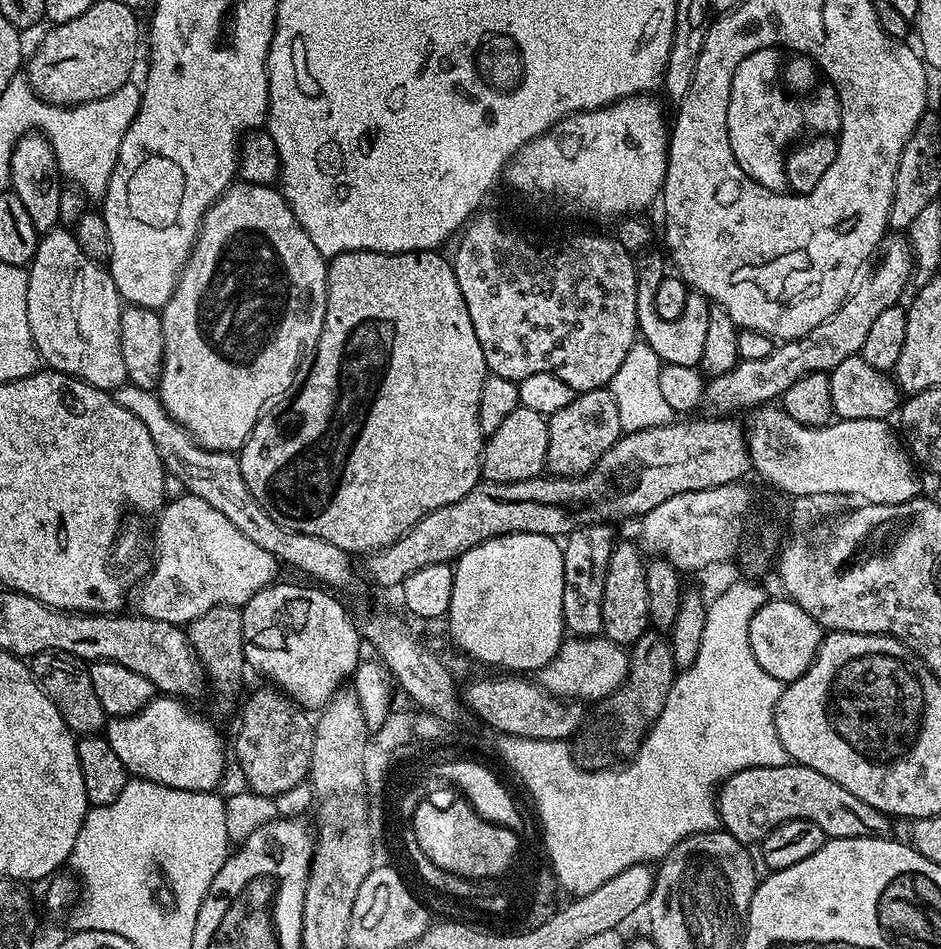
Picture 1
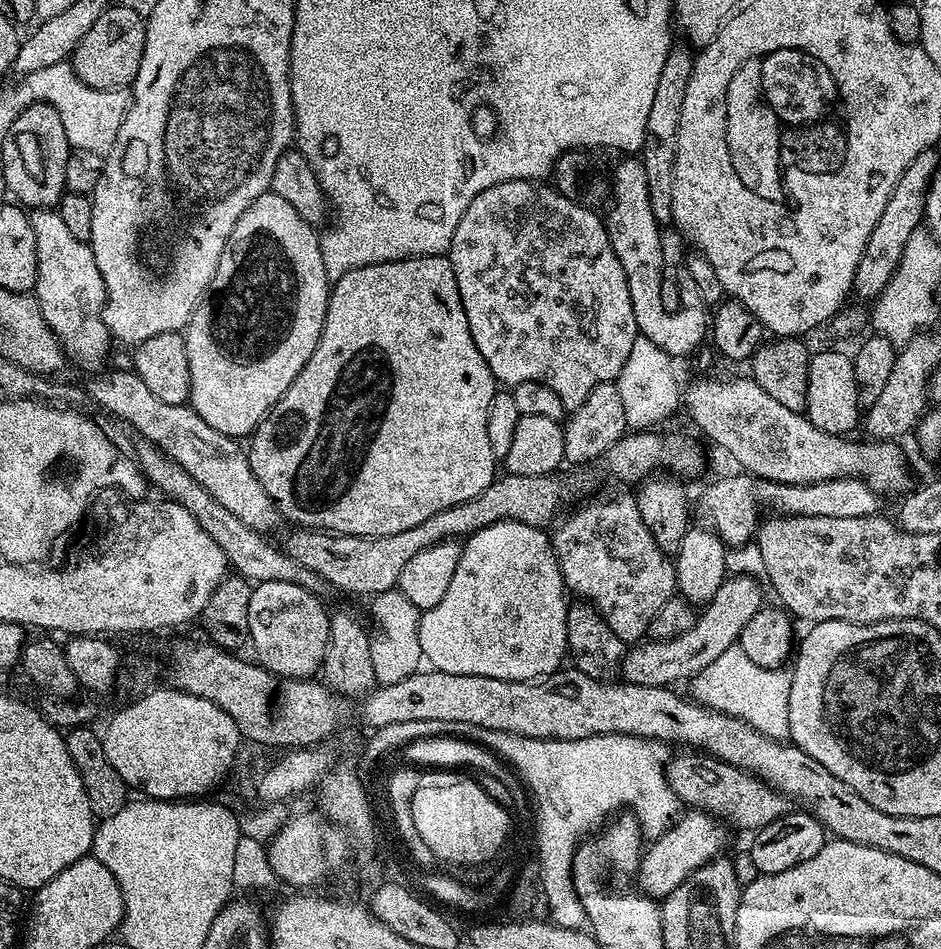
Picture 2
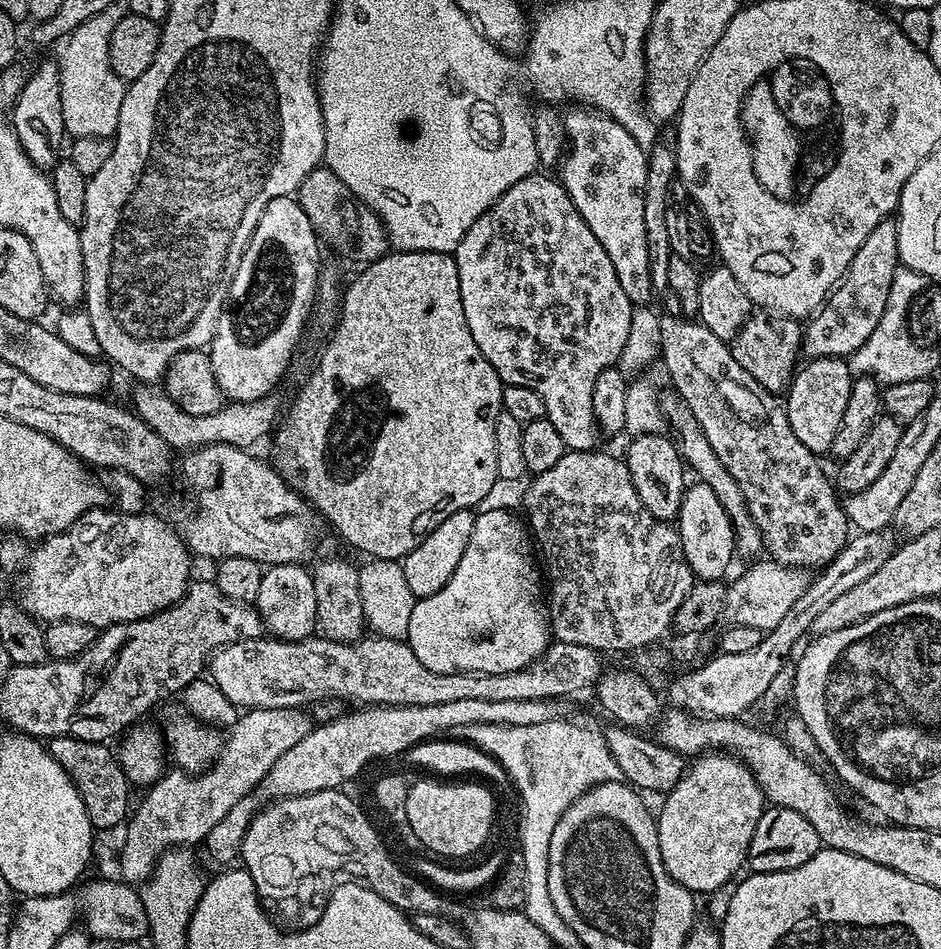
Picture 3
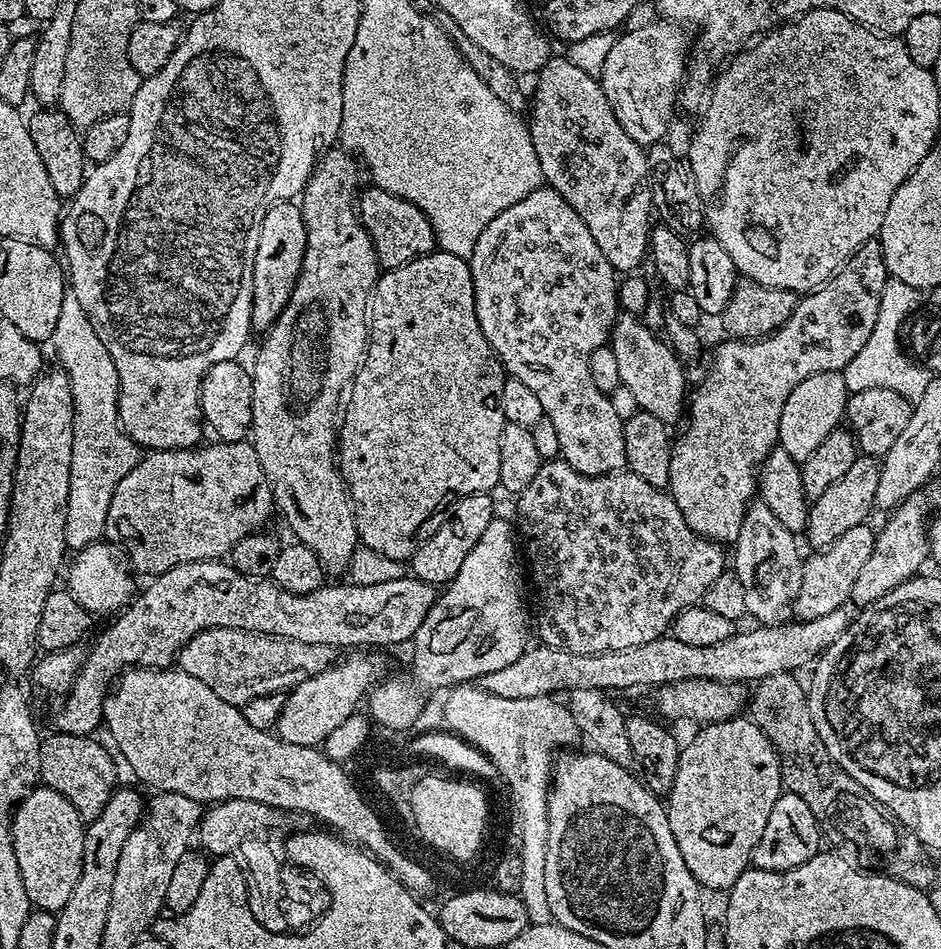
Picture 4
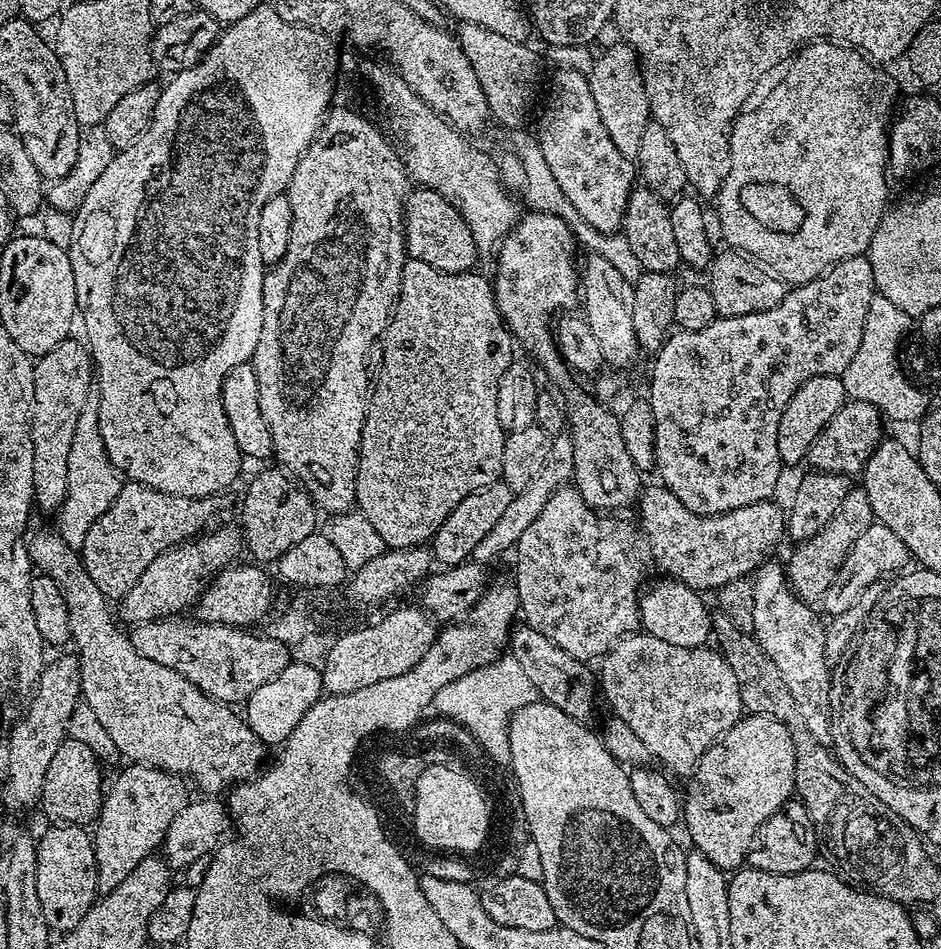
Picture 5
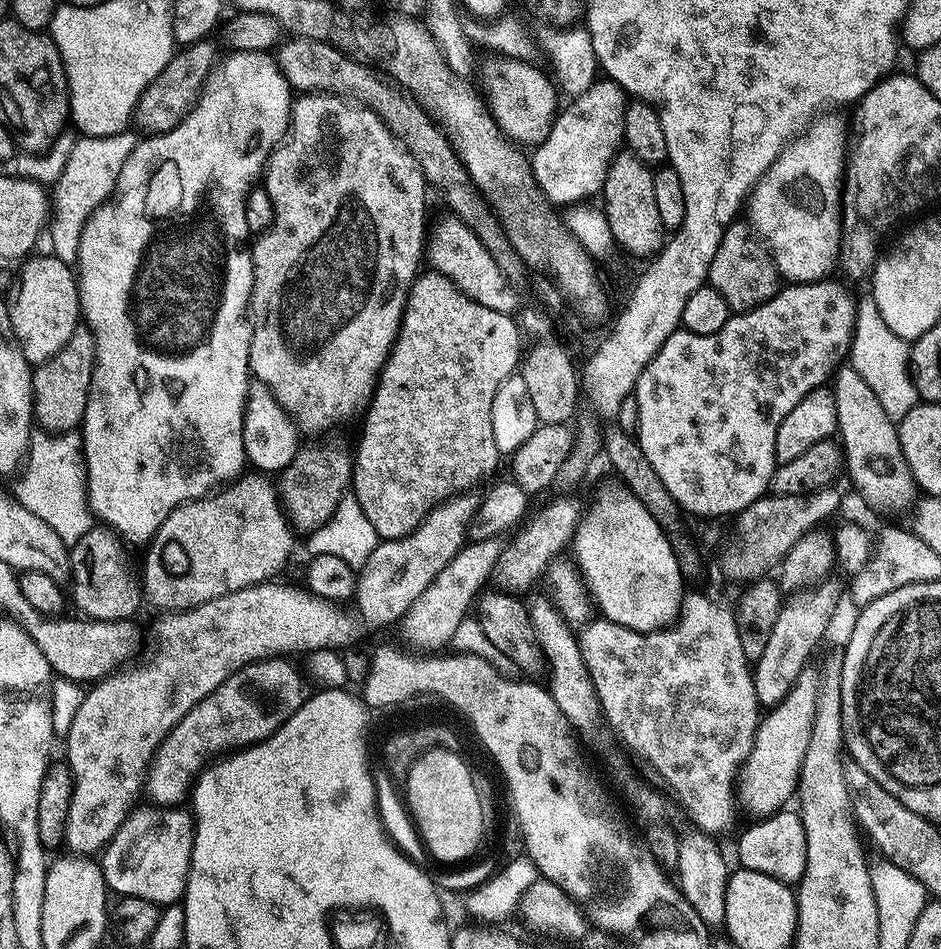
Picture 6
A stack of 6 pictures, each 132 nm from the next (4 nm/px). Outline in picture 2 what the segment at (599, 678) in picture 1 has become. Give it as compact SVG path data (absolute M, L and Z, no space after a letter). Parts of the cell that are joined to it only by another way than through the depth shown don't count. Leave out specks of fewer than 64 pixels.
M729 575L722 582L718 594L714 594L709 604L703 605L690 630L669 640L640 642L629 647L622 665L623 679L629 684L659 688L676 686L679 680L691 681L693 676L706 670L706 666L710 666L718 654L733 647L739 641L746 622L750 622L750 618L765 607L766 600L760 593L760 583L754 576Z

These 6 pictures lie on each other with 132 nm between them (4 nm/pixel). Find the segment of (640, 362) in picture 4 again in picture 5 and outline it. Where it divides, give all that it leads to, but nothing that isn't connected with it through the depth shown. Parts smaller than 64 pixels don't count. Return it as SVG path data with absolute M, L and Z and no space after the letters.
M596 253L586 256L581 269L582 312L601 343L605 363L611 368L626 368L634 363L640 347L634 328L634 286L606 258Z

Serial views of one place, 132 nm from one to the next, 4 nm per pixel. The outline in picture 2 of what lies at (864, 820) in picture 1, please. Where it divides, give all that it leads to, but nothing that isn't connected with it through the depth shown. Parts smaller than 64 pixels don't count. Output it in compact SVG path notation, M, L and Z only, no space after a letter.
M673 755L664 769L668 788L674 790L681 805L709 813L727 822L733 829L736 827L759 830L789 811L789 797L781 794L777 788L770 787L765 780L743 772L741 768L730 766L714 756L688 755L692 756Z

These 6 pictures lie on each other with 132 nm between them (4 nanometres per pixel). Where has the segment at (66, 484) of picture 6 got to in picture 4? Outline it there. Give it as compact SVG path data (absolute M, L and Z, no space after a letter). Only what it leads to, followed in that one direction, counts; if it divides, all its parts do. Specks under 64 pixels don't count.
M65 291L61 310L58 313L58 326L54 326L54 334L50 341L56 347L56 356L60 359L59 367L69 378L70 390L73 392L73 452L70 454L70 488L69 506L66 510L66 542L69 549L79 550L97 543L105 535L106 514L110 510L110 498L114 498L114 490L118 490L118 482L134 470L134 466L142 459L142 449L120 423L120 379L114 366L114 358L110 358L110 350L102 346L102 338L94 330L86 310L82 310L82 302L78 302L78 294Z

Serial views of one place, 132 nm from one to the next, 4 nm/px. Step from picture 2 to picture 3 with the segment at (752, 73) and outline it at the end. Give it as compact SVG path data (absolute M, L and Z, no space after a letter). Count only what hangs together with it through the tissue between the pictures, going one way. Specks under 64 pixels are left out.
M758 76L742 90L738 112L736 112L740 136L744 138L748 158L750 158L750 172L758 184L760 190L764 190L768 196L786 196L790 192L790 164L796 156L796 142L794 136L784 122L784 118L776 112L772 106L772 100L762 88L762 80Z

